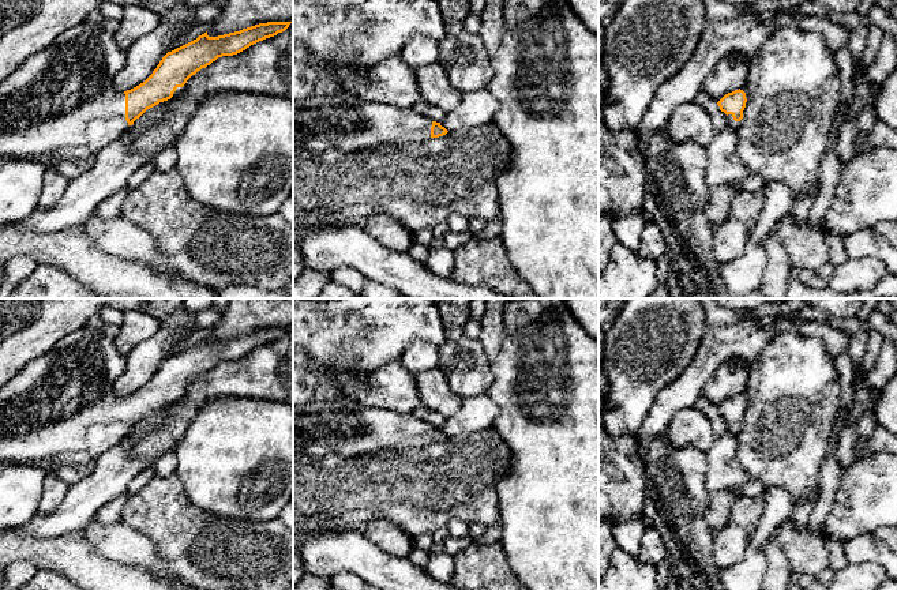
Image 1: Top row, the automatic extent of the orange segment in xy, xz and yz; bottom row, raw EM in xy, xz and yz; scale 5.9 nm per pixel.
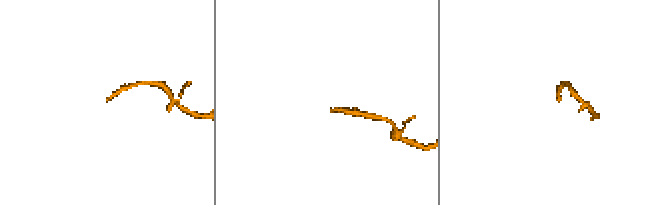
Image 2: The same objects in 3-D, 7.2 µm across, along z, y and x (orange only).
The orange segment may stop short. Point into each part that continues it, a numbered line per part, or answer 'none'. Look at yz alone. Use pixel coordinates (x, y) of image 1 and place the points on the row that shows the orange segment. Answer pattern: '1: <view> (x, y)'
1: yz (735, 126)

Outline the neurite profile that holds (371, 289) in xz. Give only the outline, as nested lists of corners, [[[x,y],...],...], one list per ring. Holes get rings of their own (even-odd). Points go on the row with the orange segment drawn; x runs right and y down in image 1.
[[[367,279],[360,298],[412,298],[395,289]]]

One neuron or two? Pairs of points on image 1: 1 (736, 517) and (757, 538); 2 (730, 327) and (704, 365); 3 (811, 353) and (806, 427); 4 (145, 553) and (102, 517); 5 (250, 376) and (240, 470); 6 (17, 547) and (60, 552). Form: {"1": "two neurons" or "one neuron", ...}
{"1": "two neurons", "2": "one neuron", "3": "one neuron", "4": "two neurons", "5": "two neurons", "6": "one neuron"}

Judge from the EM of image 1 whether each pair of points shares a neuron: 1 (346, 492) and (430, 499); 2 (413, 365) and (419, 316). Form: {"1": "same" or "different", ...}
{"1": "same", "2": "different"}

